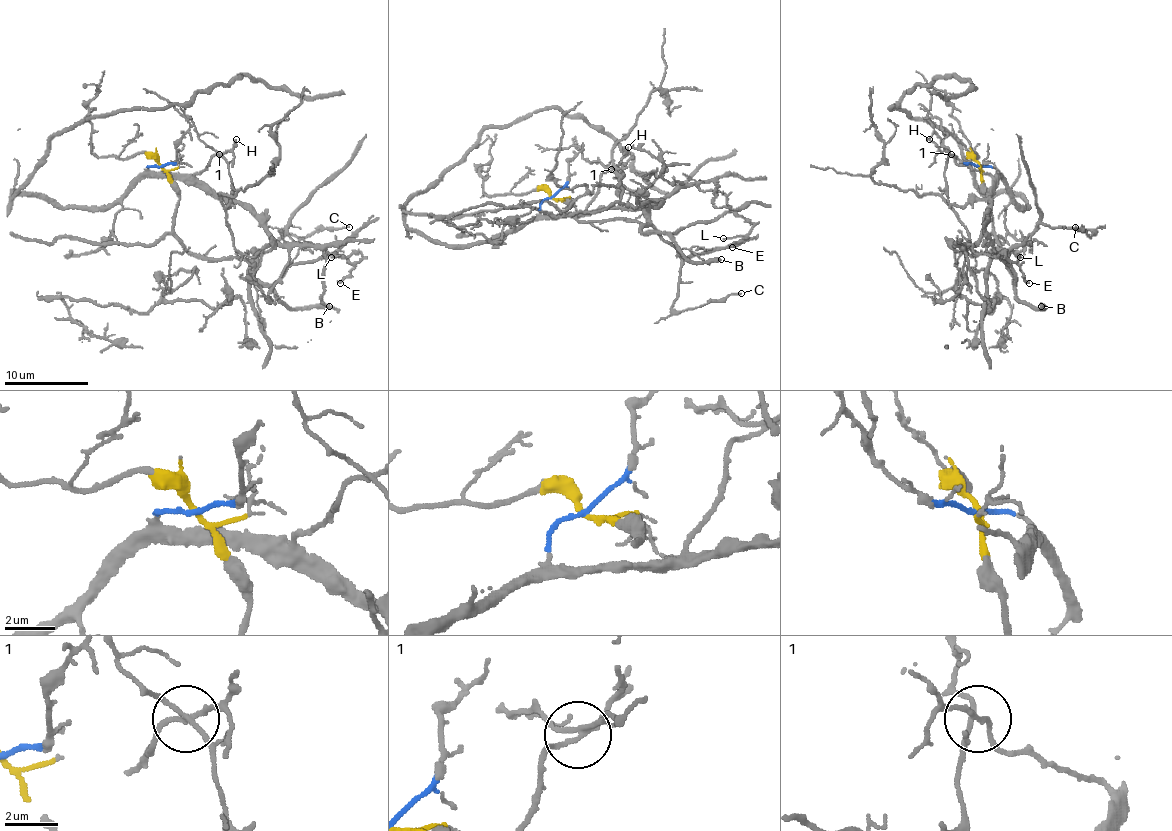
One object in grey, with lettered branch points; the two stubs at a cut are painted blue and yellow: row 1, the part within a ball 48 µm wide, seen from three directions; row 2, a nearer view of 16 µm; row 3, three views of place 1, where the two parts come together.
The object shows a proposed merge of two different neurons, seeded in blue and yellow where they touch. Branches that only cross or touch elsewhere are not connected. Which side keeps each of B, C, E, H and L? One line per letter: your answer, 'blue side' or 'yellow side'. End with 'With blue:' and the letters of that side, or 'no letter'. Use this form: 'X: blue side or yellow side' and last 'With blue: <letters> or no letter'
B: yellow side
C: yellow side
E: blue side
H: blue side
L: blue side
With blue: E, H, L

